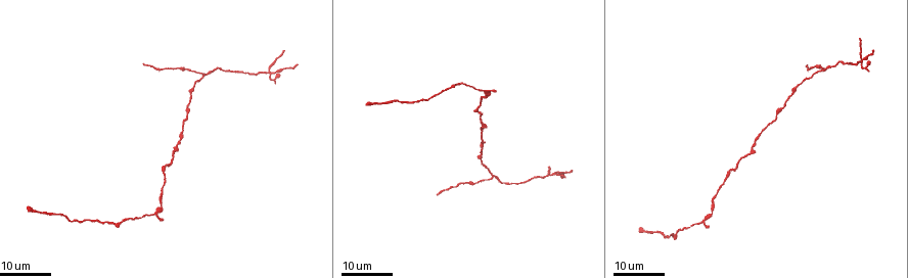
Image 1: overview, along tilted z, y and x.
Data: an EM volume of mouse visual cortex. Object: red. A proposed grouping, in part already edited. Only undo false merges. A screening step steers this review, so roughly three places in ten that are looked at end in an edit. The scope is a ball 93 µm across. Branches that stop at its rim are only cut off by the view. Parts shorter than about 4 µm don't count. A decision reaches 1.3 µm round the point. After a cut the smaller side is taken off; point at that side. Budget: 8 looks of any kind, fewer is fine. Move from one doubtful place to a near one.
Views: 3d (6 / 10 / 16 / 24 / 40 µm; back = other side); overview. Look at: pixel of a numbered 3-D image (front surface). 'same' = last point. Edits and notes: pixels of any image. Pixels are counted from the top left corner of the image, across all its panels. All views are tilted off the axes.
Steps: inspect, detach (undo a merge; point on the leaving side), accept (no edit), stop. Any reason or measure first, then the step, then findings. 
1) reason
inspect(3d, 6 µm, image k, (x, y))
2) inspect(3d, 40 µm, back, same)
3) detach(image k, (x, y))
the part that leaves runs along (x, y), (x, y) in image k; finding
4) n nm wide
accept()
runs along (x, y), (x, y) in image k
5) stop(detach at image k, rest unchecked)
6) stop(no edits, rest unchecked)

three-way junction
inspect(3d, 24 µm, image 1, (823, 70))

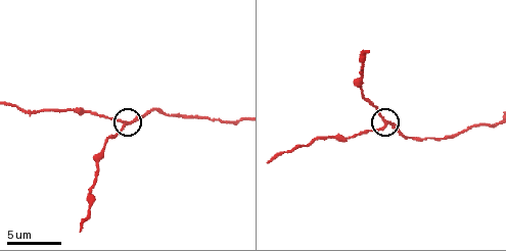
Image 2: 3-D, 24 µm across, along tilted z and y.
zoom in
inspect(3d, 6 µm, image 2, (386, 125))

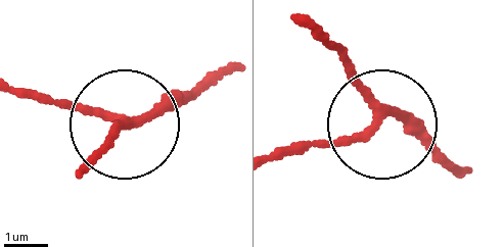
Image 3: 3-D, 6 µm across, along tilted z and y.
side arm 14 µm
accept()
runs along (317, 26), (376, 126), (275, 155) in image 3; continuous, no second cell

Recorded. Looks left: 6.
a narrow waist
inspect(3d, 16 µm, image 1, (162, 203))

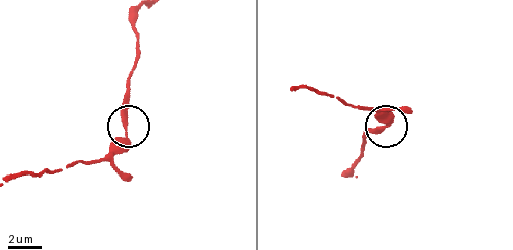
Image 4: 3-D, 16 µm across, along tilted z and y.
zoom in
inspect(3d, 6 µm, image 4, (383, 125))

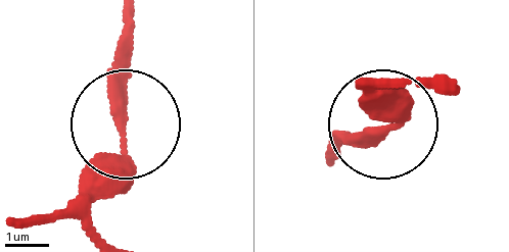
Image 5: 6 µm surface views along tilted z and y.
accept()
all the same cell

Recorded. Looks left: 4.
sudden change in width
inspect(3d, 16 µm, image 2, (102, 150))

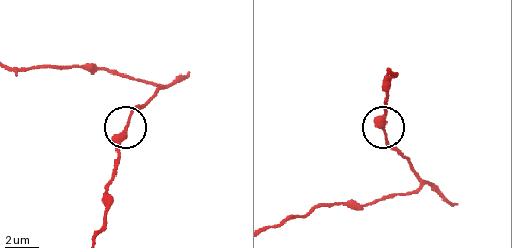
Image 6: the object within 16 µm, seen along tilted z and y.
accept()
runs along (392, 72), (380, 118), (390, 149) in image 6; continuous, no second cell

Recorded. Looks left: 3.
four-way junction
inspect(3d, 24 µm, image 1, (268, 76))

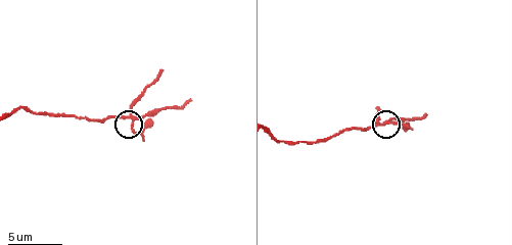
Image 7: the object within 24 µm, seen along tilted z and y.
inspect(3d, 6 µm, image 7, (132, 123))

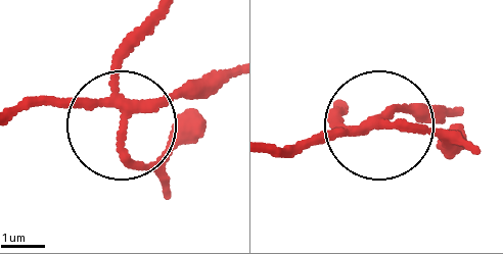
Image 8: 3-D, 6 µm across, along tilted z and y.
4 arms
detach(image 8, (144, 166))
the part that leaves runs along (126, 99), (117, 58), (144, 14) in image 8; two cells meet here

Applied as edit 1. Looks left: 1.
stop(detach at image 8, rest unchecked)

